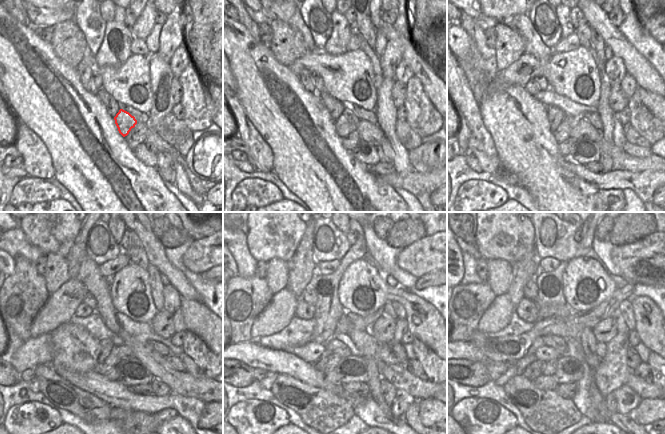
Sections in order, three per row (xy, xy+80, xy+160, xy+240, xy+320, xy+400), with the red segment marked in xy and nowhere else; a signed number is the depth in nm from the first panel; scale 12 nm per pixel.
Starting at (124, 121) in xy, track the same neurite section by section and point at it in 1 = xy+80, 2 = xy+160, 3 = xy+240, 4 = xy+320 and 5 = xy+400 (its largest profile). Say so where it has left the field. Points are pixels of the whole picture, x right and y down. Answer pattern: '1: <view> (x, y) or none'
1: xy+80 (348, 121)
2: xy+160 (562, 133)
3: xy+240 (111, 359)
4: xy+320 (333, 360)
5: xy+400 (550, 369)

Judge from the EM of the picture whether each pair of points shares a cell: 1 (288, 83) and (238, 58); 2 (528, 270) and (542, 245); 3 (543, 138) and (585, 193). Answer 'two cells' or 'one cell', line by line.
1: one cell
2: two cells
3: one cell

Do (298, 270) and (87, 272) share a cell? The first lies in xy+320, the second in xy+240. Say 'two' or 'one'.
two

